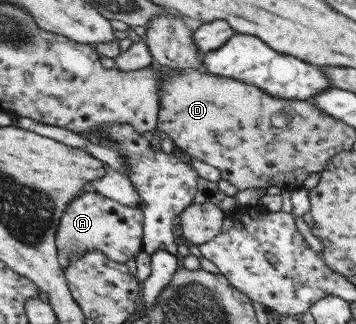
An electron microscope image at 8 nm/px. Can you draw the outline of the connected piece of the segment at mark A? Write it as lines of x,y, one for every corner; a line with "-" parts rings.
92,190
74,197
59,217
54,244
61,262
67,264
86,251
100,251
114,263
126,263
141,250
143,213
140,207
131,208
108,199

